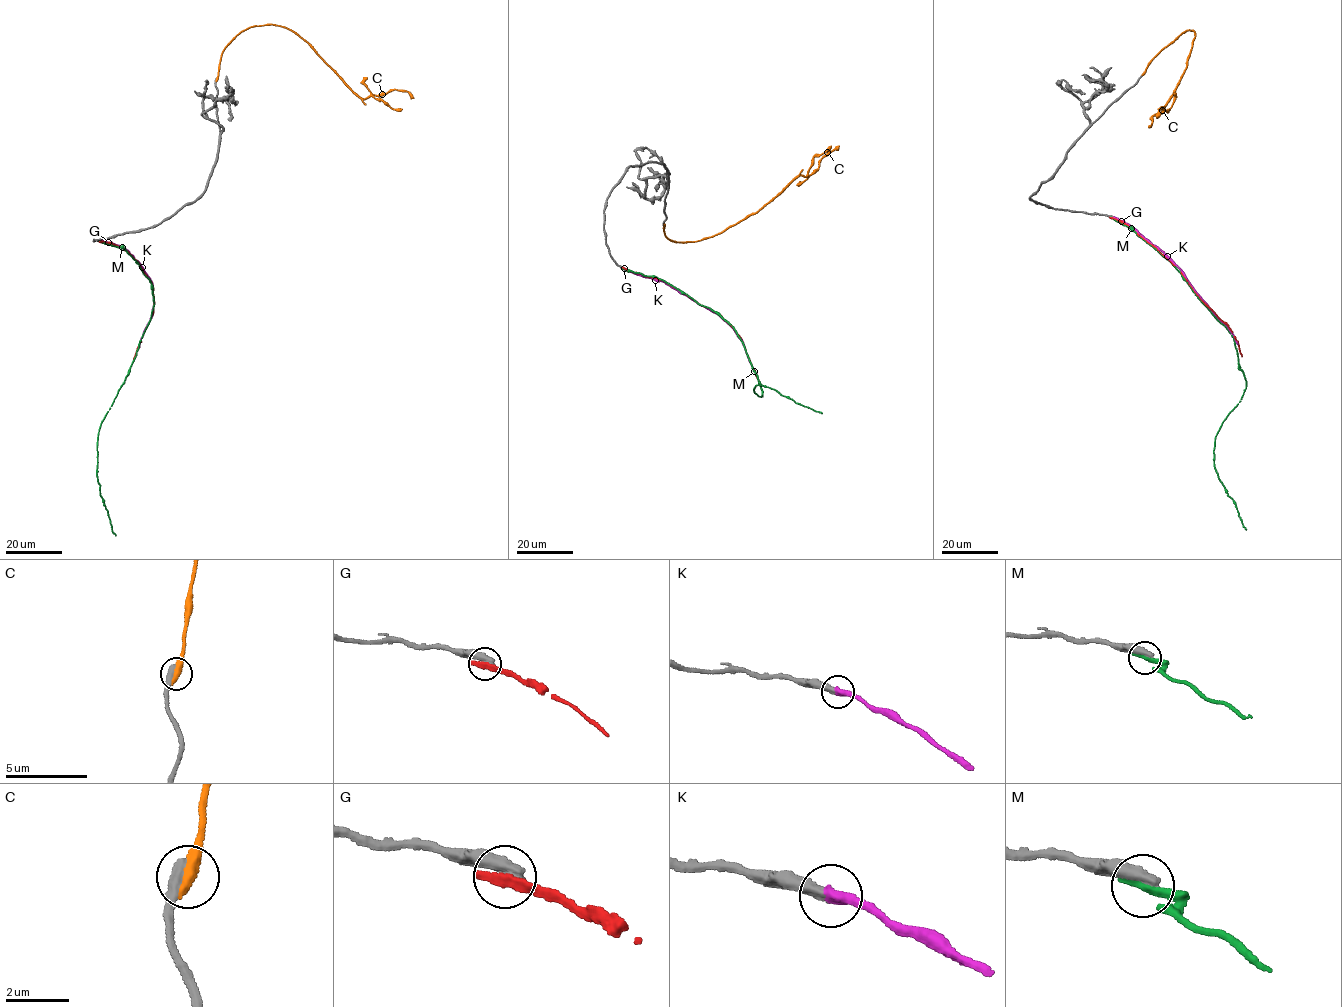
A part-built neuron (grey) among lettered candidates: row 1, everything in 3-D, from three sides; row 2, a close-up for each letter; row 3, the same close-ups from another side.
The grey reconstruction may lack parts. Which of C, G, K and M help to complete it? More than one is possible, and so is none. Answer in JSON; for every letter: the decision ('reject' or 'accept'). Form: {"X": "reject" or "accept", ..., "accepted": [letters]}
{"C": "reject", "G": "reject", "K": "accept", "M": "reject", "accepted": ["K"]}

